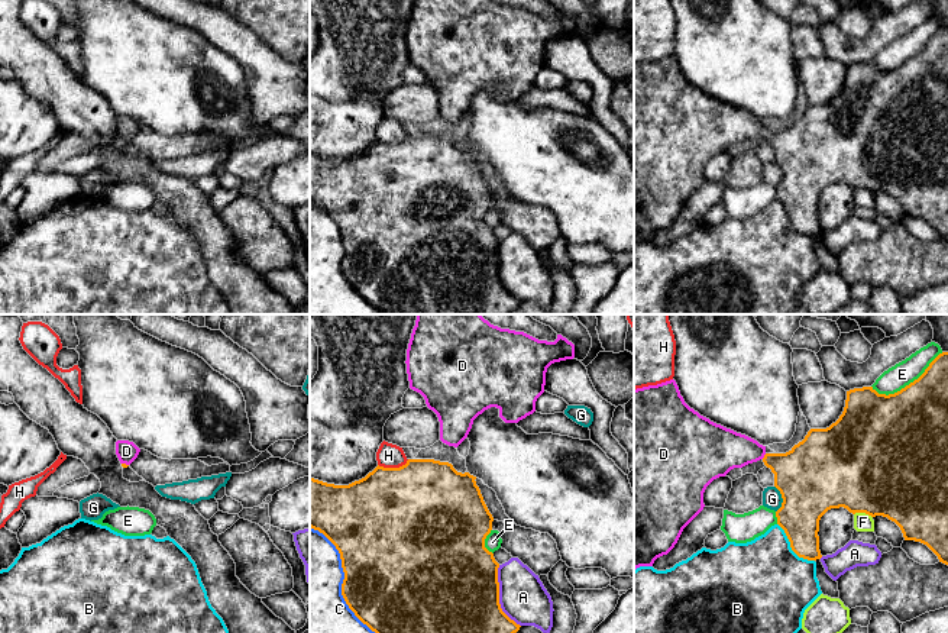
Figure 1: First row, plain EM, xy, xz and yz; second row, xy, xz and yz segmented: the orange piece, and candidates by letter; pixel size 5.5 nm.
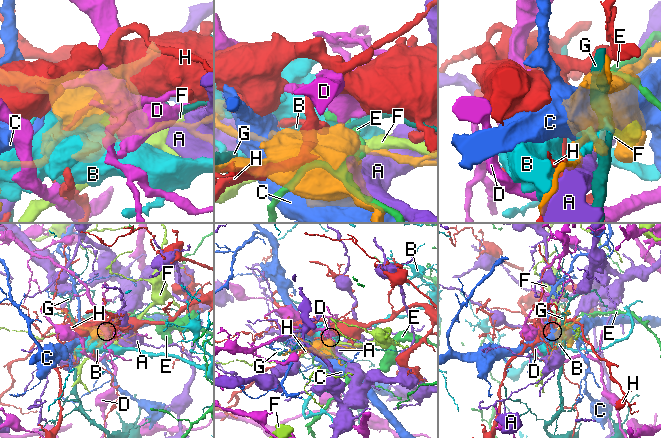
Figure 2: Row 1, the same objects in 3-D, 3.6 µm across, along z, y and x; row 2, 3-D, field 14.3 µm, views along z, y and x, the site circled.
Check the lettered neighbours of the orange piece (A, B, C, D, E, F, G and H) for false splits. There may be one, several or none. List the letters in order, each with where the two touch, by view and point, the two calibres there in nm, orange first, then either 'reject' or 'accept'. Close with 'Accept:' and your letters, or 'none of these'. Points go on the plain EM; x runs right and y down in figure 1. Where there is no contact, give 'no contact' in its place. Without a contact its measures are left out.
A: contact xz (498, 273); calibres 500 and 260 nm; reject
B: contact yz (790, 222); calibres 240 and 480 nm; reject
C: contact xz (343, 257); calibres 500 and 400 nm; reject
D: contact yz (764, 132); calibres 320 and 240 nm; accept
E: contact yz (909, 60); calibres 440 and 140 nm; reject
F: contact yz (863, 187); calibres 500 and 100 nm; reject
G: contact yz (782, 173); calibres 400 and 110 nm; reject
H: contact xz (392, 144); calibres 500 and 140 nm; reject
Accept: D

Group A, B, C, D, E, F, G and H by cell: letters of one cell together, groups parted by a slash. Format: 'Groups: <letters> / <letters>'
Groups: A / B / C / D / E / F / G / H

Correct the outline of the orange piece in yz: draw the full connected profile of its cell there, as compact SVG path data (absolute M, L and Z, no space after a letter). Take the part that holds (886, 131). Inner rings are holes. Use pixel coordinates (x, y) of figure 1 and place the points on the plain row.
M948 28L939 29L918 55L894 70L879 70L873 62L847 67L845 83L839 94L826 104L811 104L805 114L786 129L767 129L766 122L757 116L701 91L685 78L674 55L634 65L634 243L653 242L657 233L667 230L674 223L683 204L703 185L703 168L714 155L725 152L734 143L742 143L760 135L774 149L774 162L783 174L782 183L776 187L777 200L784 206L792 226L799 233L808 236L822 233L818 211L819 196L828 185L844 183L852 190L866 188L871 193L887 193L900 203L905 216L926 220L939 238L948 240Z

